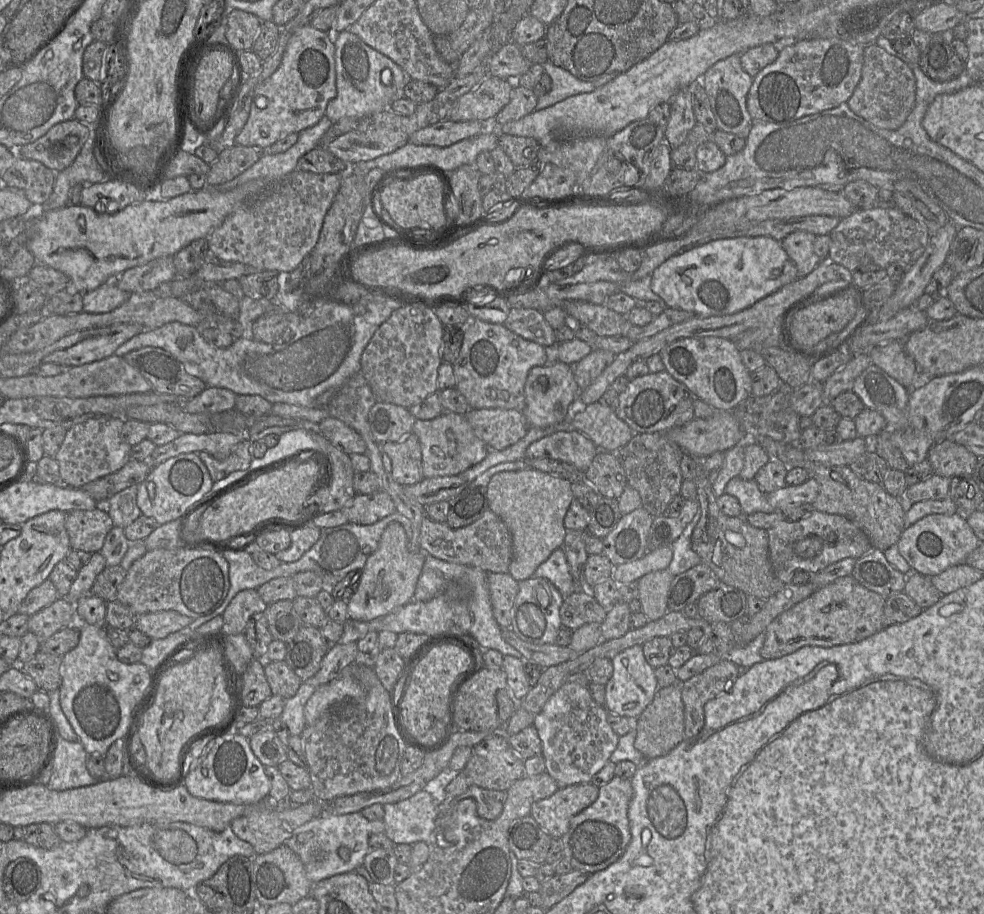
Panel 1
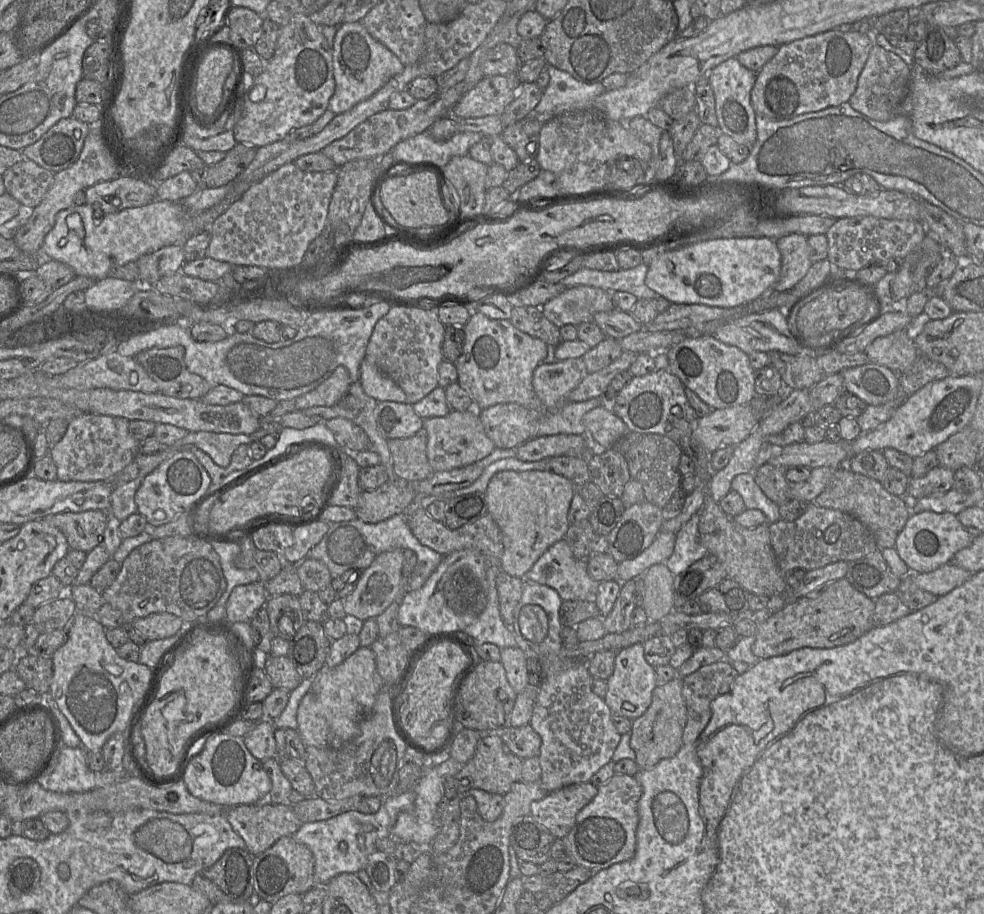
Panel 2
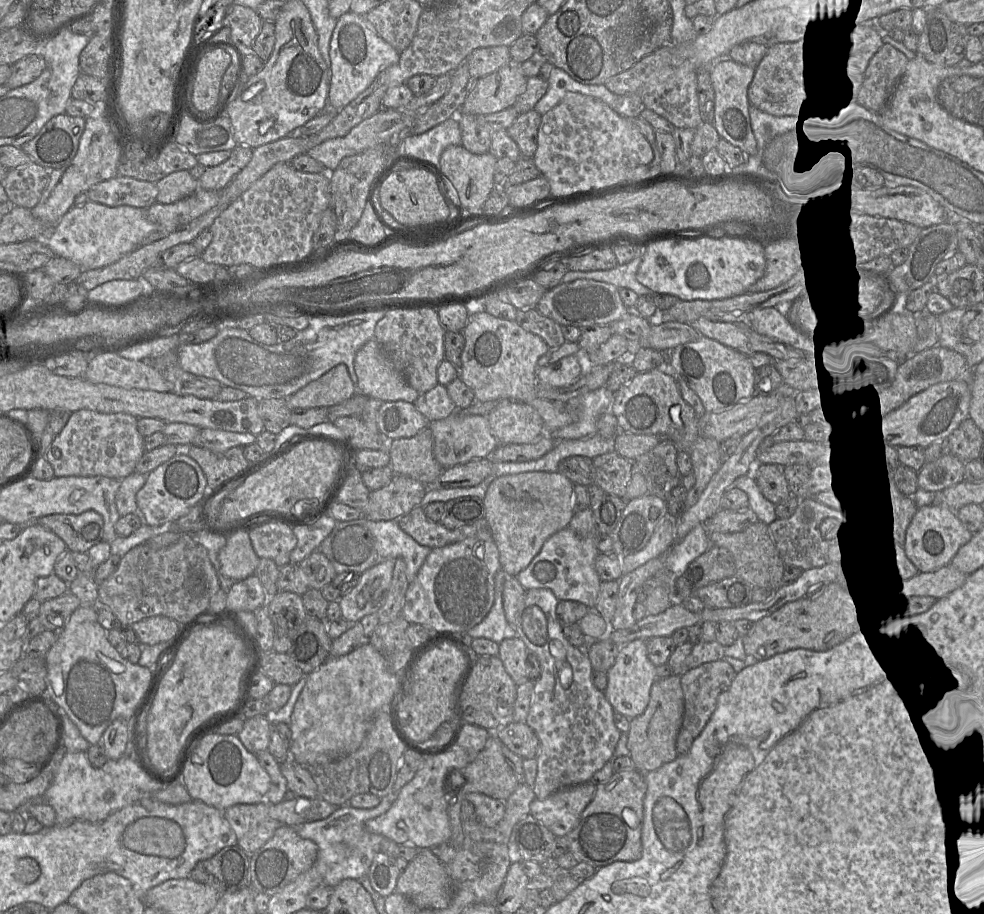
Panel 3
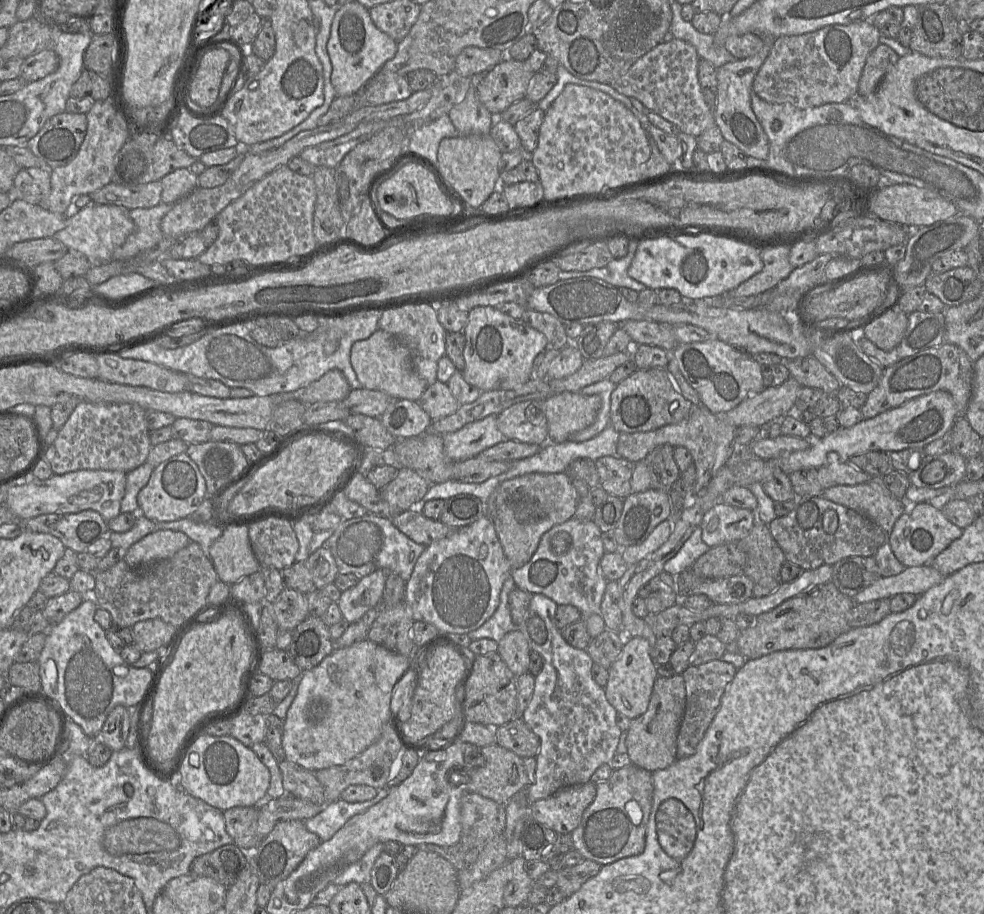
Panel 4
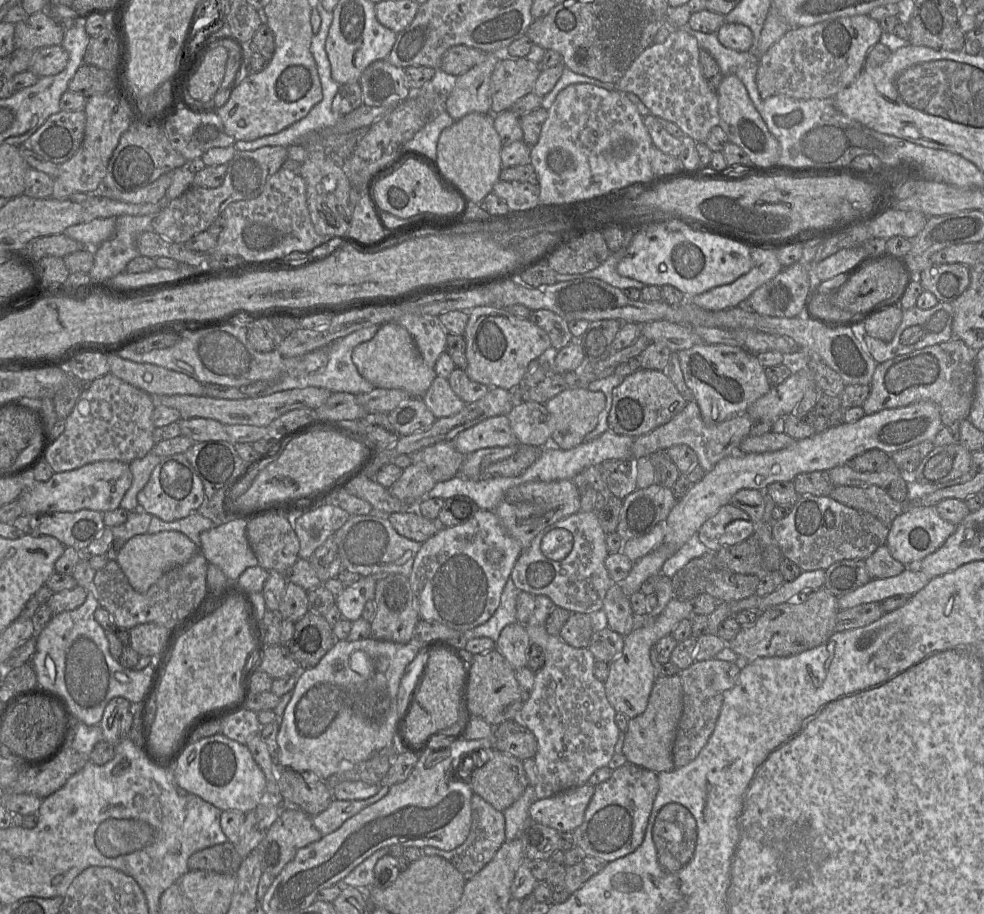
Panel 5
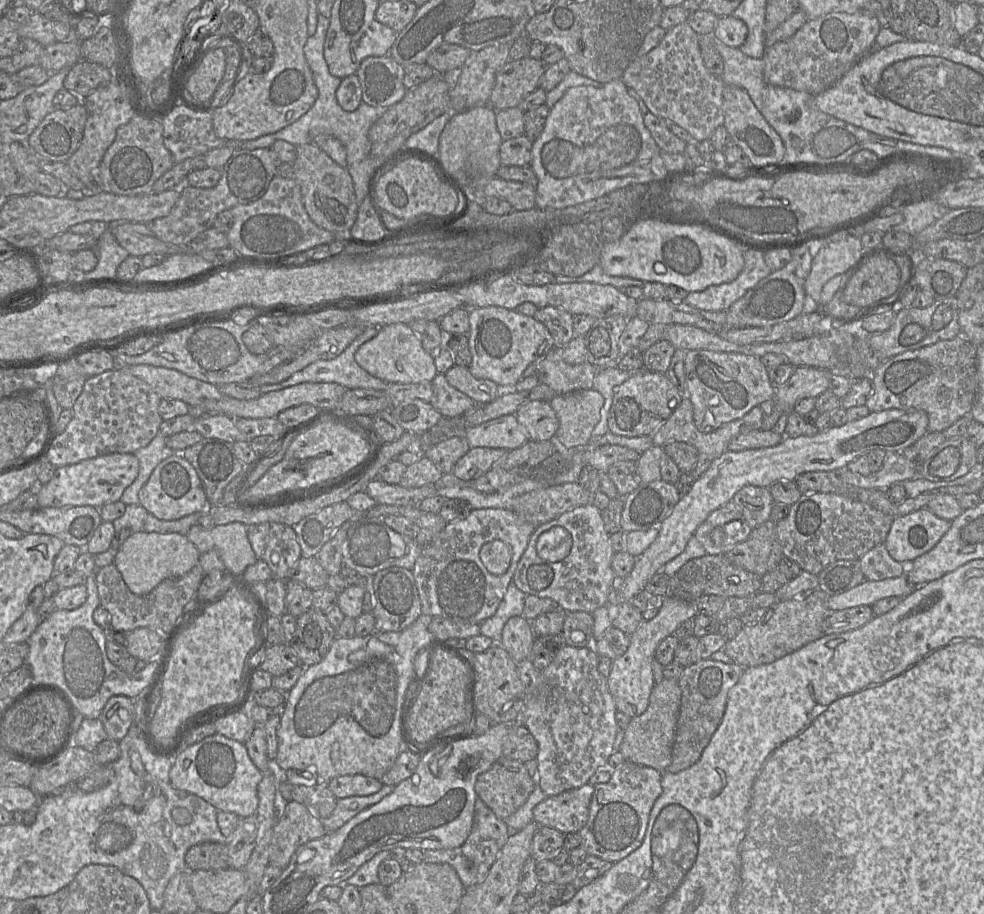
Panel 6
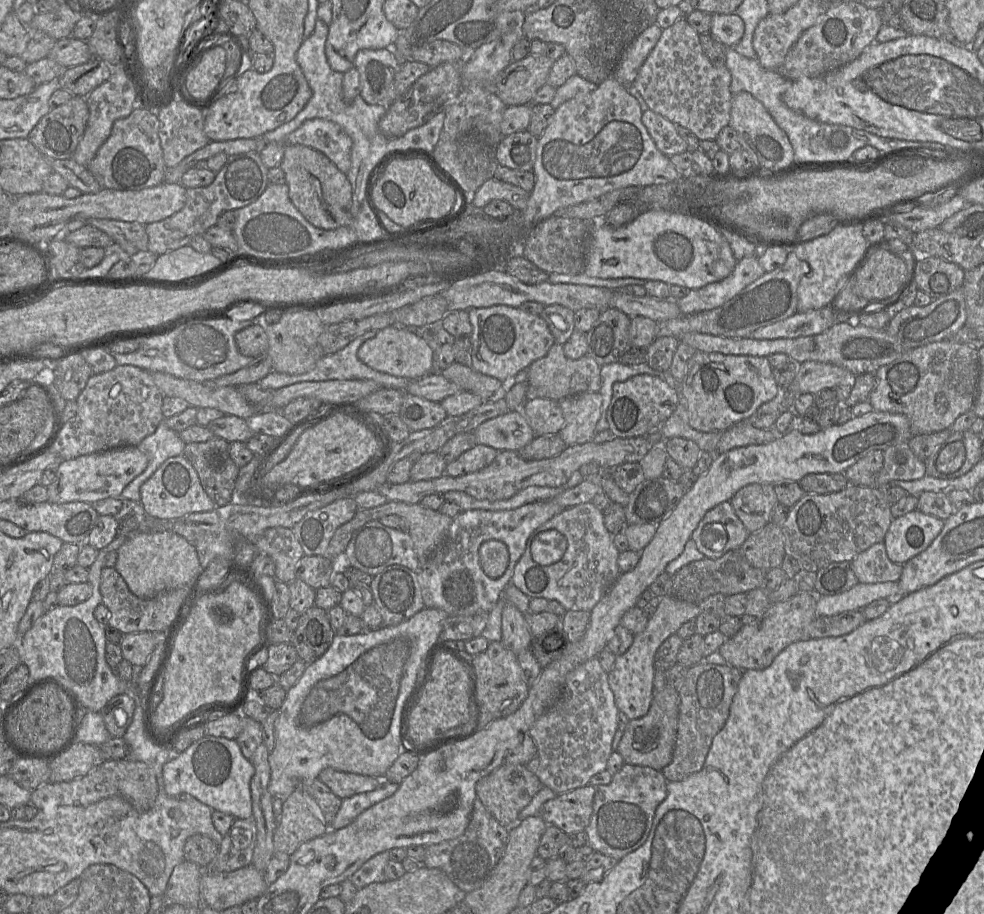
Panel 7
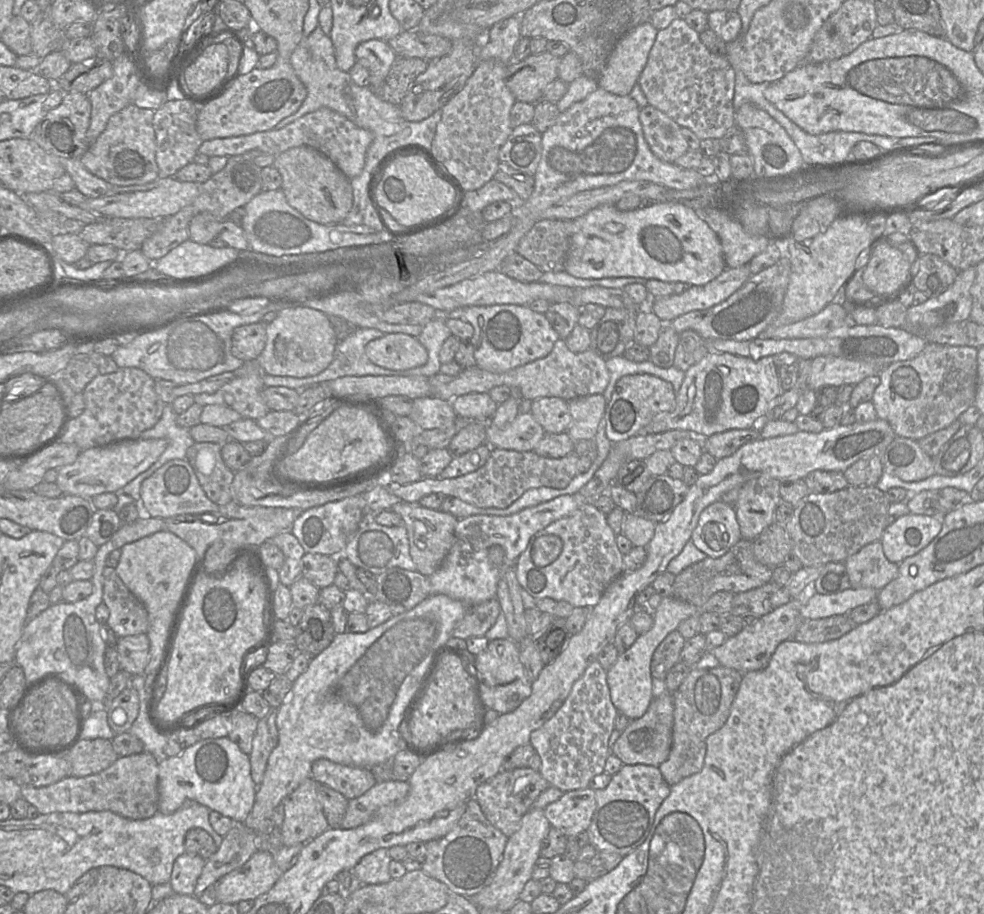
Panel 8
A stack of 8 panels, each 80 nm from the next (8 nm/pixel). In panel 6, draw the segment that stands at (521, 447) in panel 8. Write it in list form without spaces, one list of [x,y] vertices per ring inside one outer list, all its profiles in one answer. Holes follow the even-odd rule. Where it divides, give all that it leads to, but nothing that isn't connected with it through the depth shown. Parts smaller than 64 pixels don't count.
[[[514,414],[504,415],[468,428],[463,436],[470,448],[488,447],[507,451],[515,450],[529,440],[525,428]]]

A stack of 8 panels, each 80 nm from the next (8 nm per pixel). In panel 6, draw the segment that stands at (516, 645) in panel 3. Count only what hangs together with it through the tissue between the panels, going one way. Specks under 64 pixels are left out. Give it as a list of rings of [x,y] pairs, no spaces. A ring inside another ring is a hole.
[[[513,616],[508,619],[502,629],[500,645],[518,663],[529,658],[535,637],[531,621],[523,616]]]

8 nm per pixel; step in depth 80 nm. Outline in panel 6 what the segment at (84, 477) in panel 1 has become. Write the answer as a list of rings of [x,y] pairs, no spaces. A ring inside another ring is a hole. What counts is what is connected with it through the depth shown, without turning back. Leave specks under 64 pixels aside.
[[[128,365],[88,377],[72,407],[73,418],[61,434],[56,434],[46,459],[55,468],[59,468],[105,454],[135,453],[148,445],[159,432],[159,426],[163,421],[158,412],[161,399],[161,396],[148,383],[129,371]]]

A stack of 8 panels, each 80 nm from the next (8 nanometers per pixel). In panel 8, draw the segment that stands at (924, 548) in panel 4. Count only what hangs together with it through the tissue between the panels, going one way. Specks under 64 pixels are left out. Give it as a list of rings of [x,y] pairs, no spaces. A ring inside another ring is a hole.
[[[907,514],[890,523],[881,543],[885,557],[899,565],[904,559],[924,549],[941,531],[942,519],[927,515]]]

